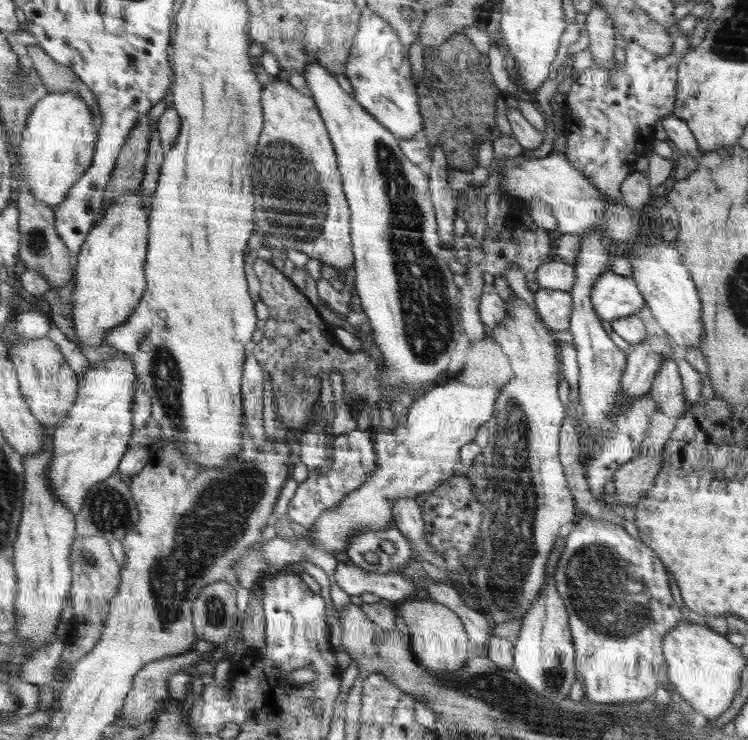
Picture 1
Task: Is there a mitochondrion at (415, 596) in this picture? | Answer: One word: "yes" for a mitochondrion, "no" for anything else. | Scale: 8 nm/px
no

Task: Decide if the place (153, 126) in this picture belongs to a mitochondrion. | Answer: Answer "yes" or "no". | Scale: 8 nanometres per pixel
no

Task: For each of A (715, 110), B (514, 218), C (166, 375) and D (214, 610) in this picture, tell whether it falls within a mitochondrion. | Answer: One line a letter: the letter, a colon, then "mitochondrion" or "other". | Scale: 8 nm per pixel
A: other
B: other
C: mitochondrion
D: mitochondrion

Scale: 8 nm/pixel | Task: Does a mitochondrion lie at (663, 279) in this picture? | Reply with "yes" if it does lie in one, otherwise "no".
no

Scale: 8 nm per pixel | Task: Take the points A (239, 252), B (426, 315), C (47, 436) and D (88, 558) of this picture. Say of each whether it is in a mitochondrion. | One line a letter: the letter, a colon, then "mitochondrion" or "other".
A: other
B: mitochondrion
C: other
D: mitochondrion

